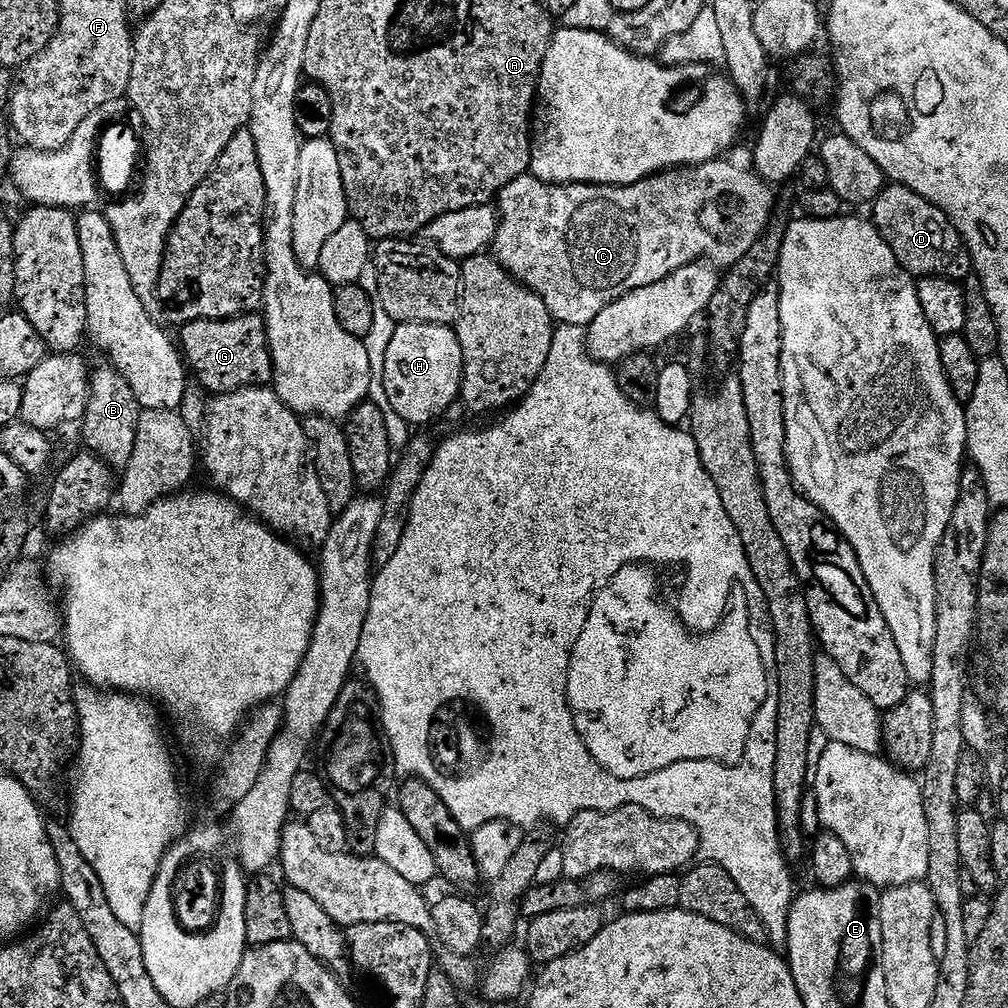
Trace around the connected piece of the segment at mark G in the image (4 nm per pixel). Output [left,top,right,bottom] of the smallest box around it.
[178,314,272,393]

